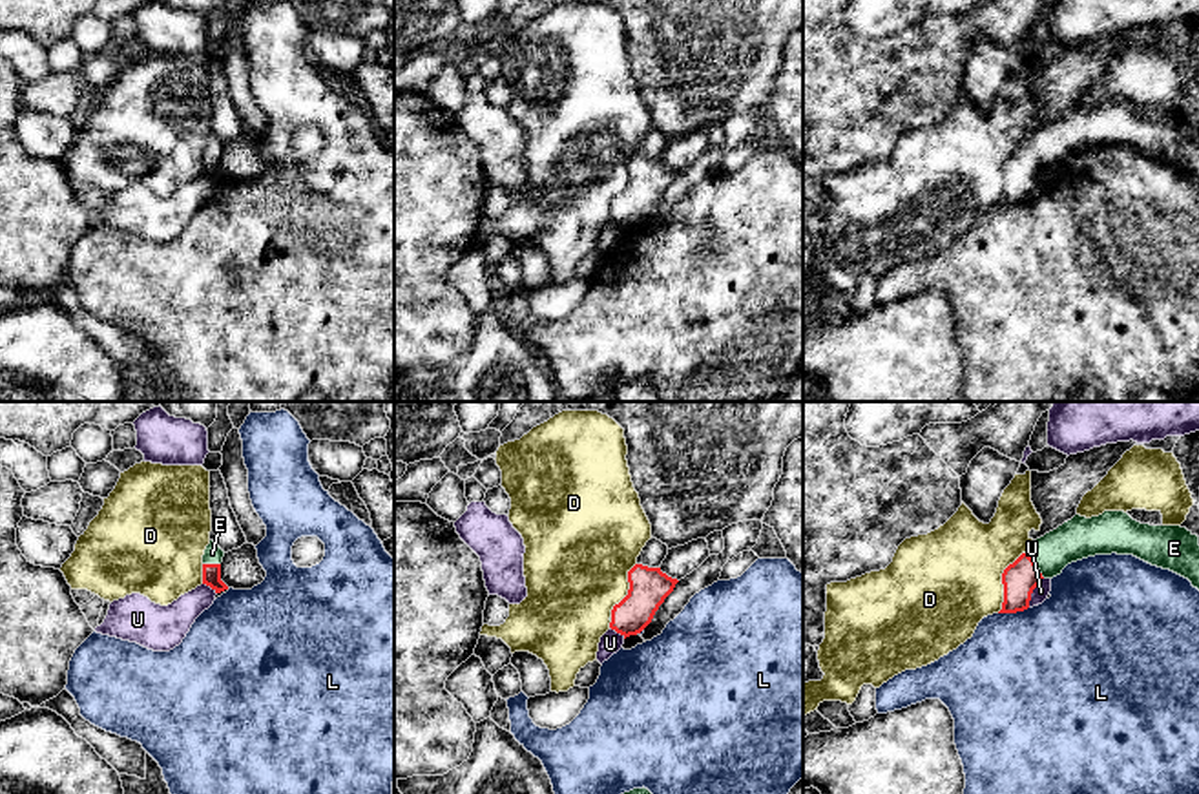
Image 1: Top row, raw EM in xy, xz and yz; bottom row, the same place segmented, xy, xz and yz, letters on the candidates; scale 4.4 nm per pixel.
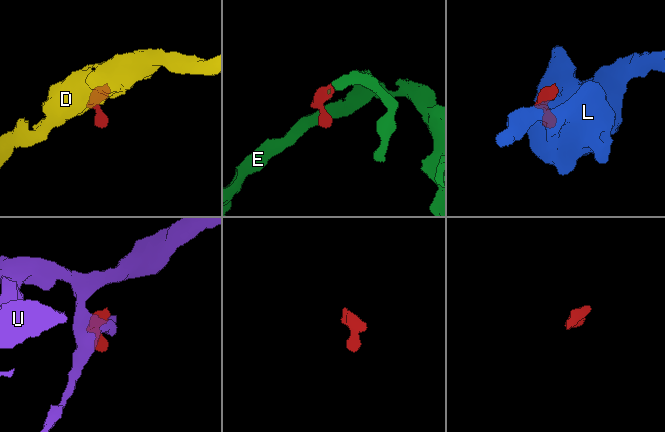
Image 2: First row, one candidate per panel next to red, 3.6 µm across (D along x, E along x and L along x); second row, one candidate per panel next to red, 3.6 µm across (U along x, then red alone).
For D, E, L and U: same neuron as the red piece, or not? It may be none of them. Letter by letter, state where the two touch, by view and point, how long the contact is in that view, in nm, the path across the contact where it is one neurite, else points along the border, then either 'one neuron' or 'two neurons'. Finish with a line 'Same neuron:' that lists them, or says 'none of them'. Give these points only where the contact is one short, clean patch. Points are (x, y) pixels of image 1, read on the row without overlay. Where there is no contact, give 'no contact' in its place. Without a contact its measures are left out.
D: yz (1002, 172) | 300 nm | two neurons
E: yz (1035, 156) | 150 nm | across yz (1019, 170), (1035, 156), (1057, 139), (1081, 128) | one neuron
L: yz (1013, 203) | 140 nm | two neurons
U: yz (1032, 183) | 150 nm | along yz (1042, 168), (1028, 198) | two neurons
Same neuron: E

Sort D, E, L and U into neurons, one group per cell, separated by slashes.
D / E / L / U

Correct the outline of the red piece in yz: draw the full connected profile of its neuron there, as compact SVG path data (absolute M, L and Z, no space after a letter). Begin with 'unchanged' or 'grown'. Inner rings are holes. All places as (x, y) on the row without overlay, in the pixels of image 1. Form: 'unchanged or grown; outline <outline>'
grown; outline M1104 102L1091 110L1075 106L1009 155L1002 164L1004 193L998 204L1027 201L1040 172L1060 166L1068 155L1111 144L1170 161L1199 181L1197 126L1181 117L1141 115L1124 102Z

